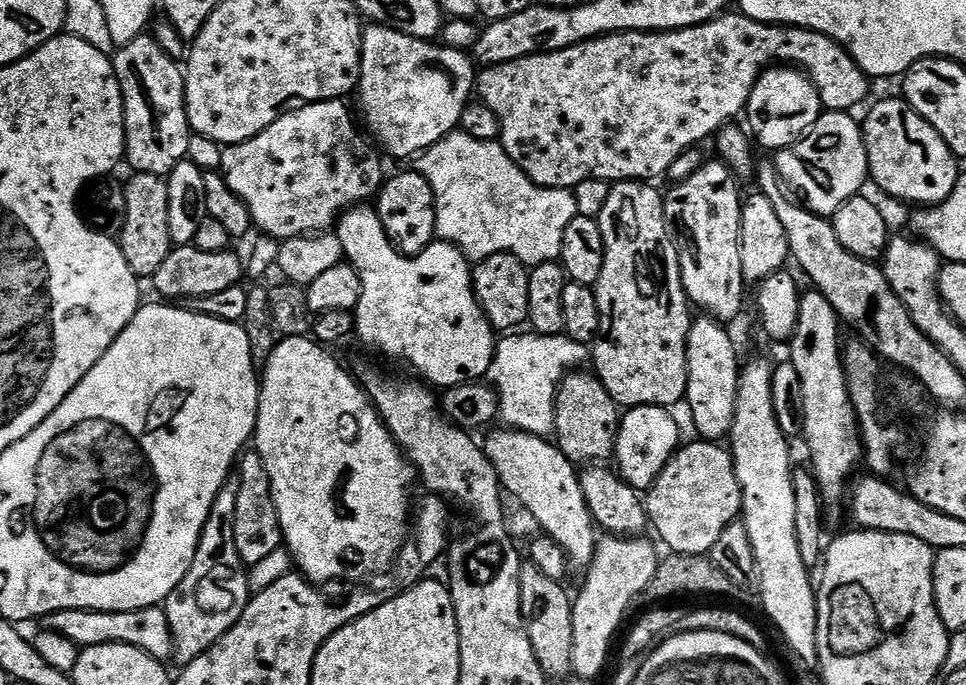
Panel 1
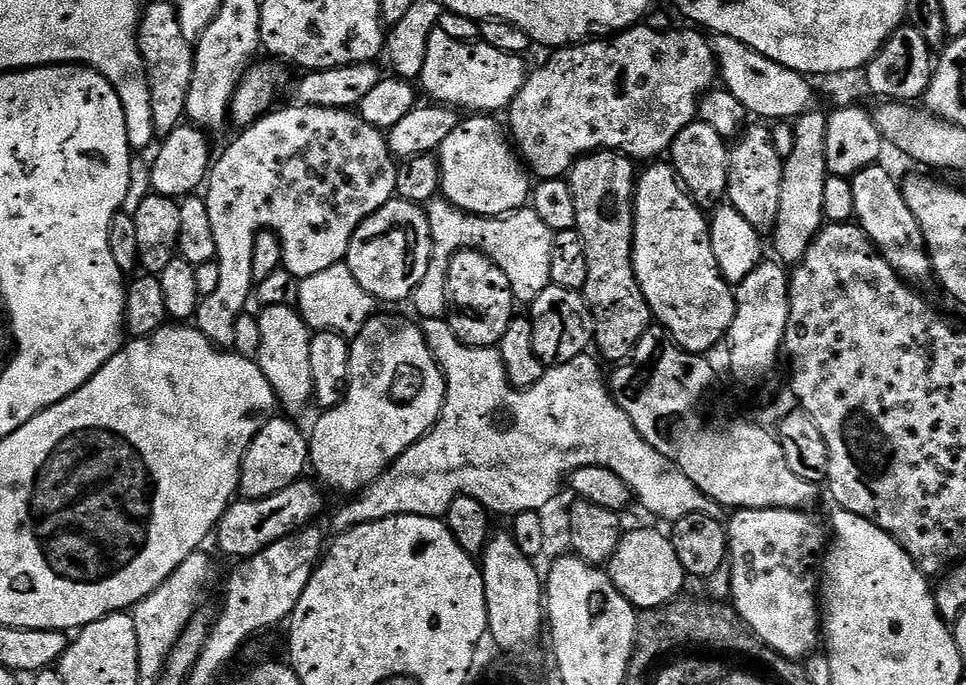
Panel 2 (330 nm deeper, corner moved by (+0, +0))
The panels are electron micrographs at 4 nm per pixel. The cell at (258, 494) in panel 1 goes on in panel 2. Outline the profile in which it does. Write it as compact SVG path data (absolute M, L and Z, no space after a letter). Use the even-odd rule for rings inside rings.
M280 414L273 415L262 426L262 430L258 430L242 458L239 495L245 500L270 498L270 494L278 494L278 490L286 490L286 486L301 479L309 464L310 440L305 429L303 432L294 421L283 420Z

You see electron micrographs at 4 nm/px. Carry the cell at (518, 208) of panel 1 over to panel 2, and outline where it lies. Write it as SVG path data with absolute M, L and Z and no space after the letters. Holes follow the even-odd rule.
M445 198L431 200L426 206L430 234L432 235L432 257L422 282L413 290L410 305L421 321L442 320L448 314L448 267L452 258L460 252L481 252L494 262L510 278L512 299L517 305L531 306L534 298L542 294L552 283L550 278L550 250L553 232L542 218L538 218L531 206L517 209L503 216L473 216L456 208Z

